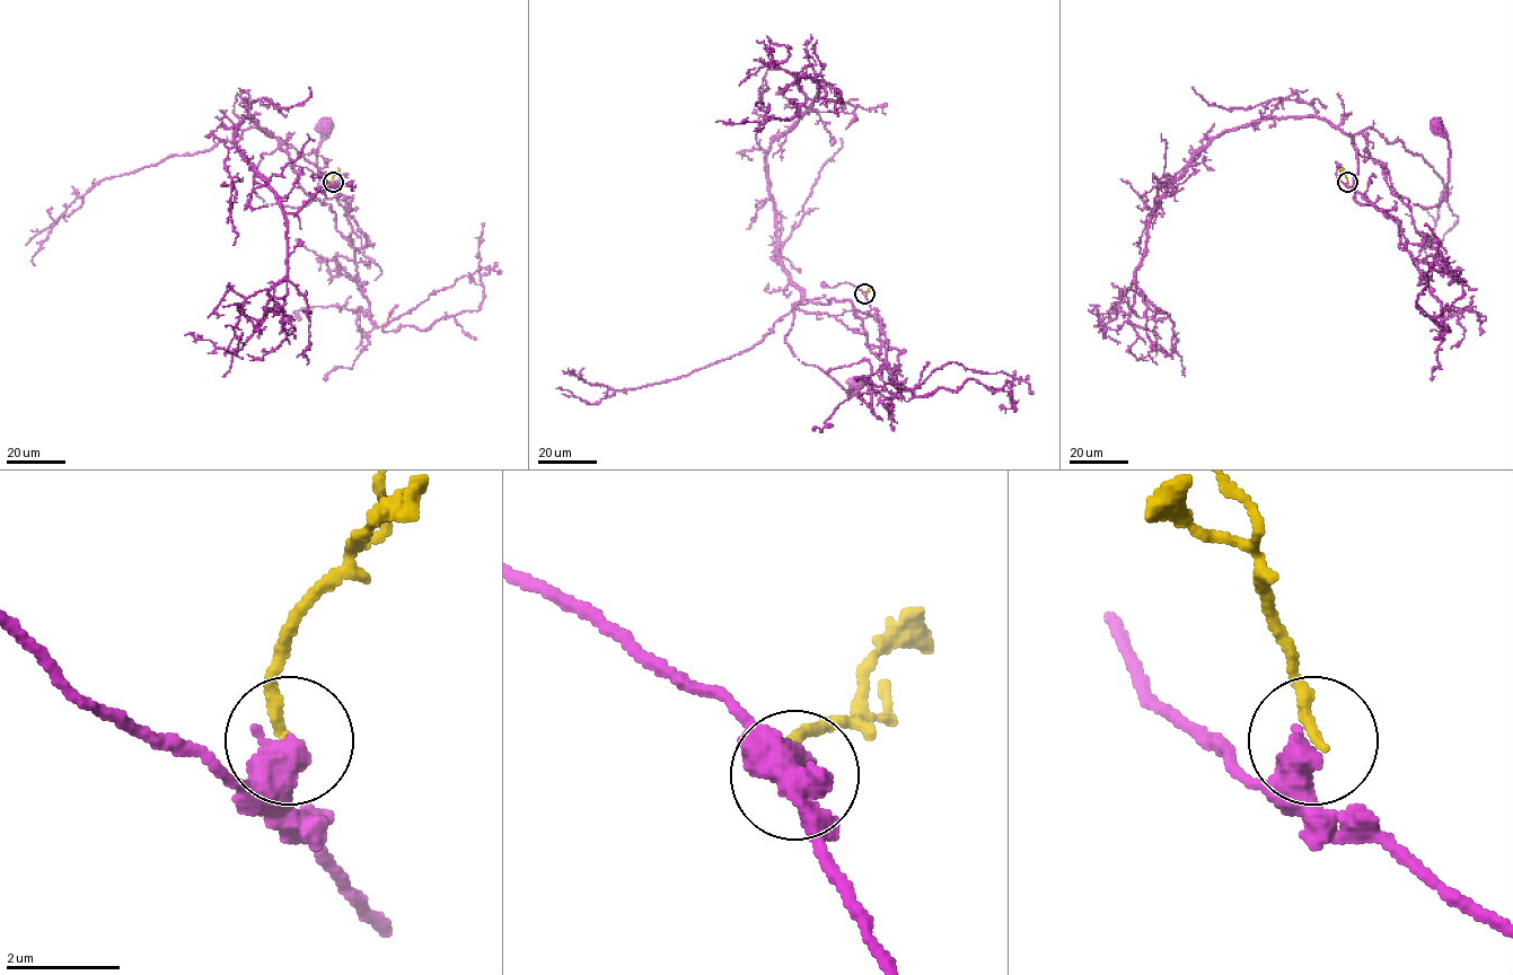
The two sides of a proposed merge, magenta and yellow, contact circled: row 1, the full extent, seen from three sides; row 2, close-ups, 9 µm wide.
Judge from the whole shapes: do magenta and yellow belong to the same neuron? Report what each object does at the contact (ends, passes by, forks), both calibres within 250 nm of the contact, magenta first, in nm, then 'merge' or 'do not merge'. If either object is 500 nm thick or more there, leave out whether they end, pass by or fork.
calibres 600 and 190 nm; do not merge

